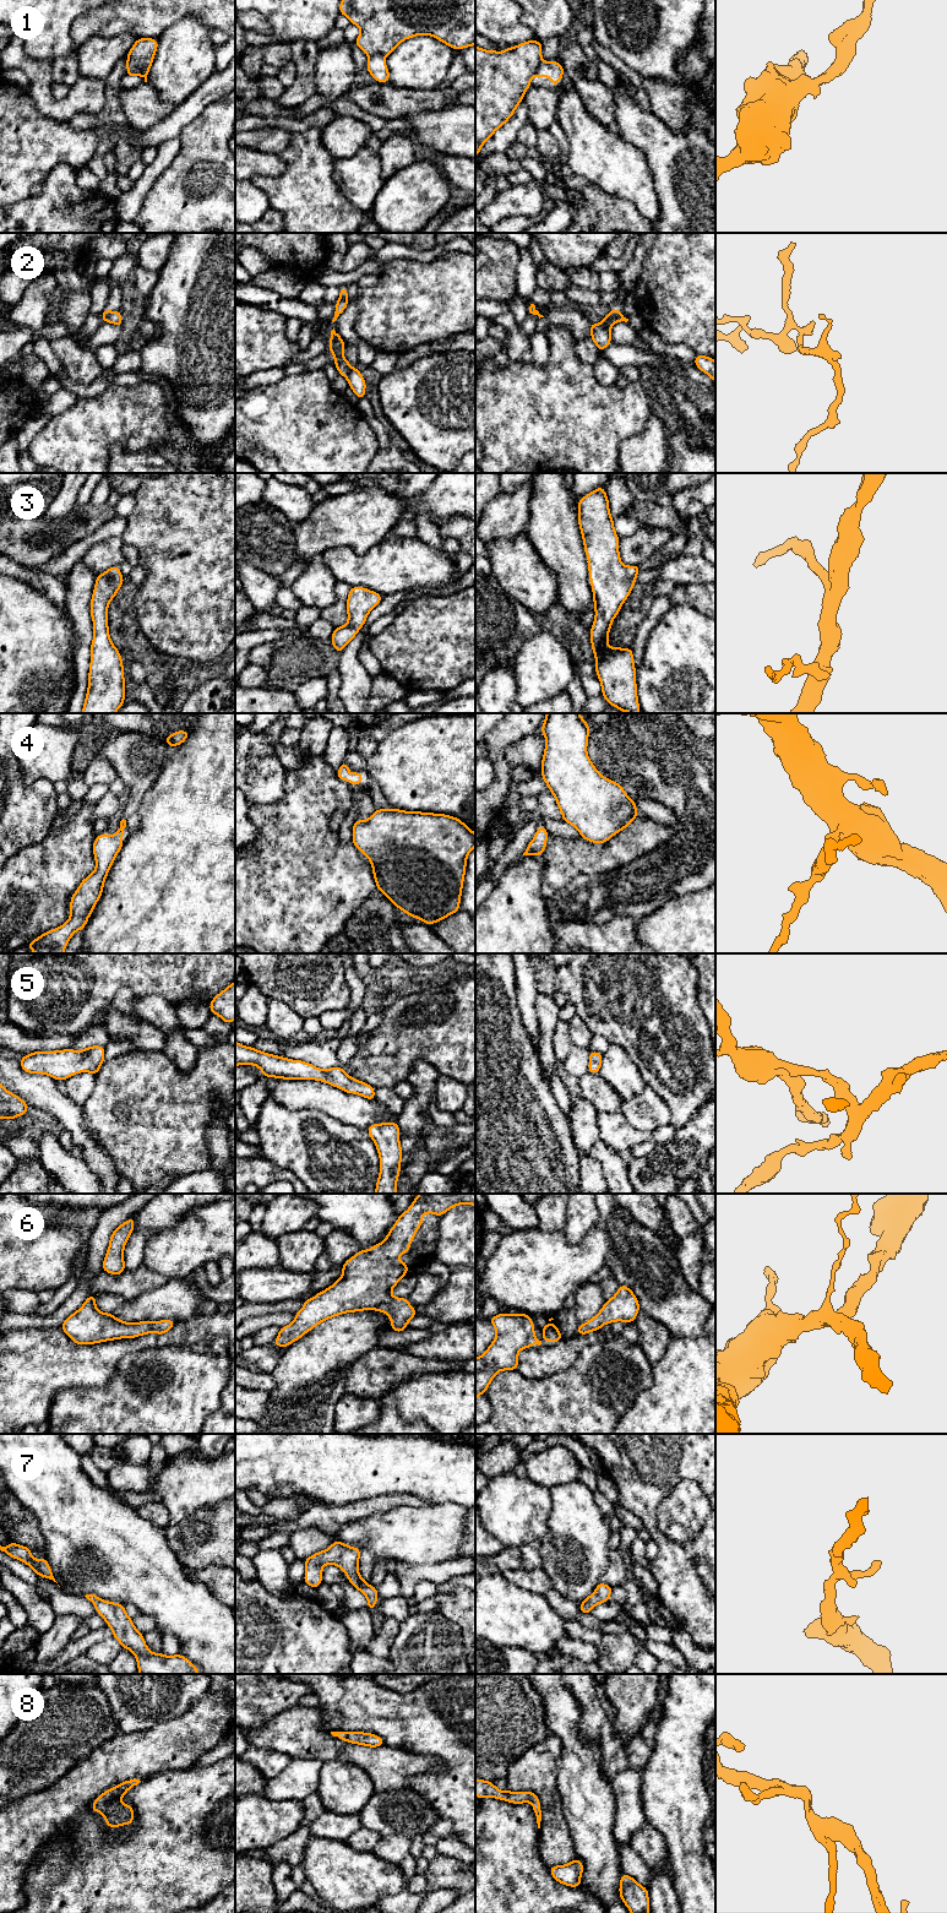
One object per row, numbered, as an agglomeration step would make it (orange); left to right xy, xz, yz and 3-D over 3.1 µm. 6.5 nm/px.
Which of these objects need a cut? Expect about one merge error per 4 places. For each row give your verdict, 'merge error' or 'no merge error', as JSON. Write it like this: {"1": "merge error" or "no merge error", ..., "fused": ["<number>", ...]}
{"1": "merge error", "2": "merge error", "3": "no merge error", "4": "no merge error", "5": "no merge error", "6": "no merge error", "7": "no merge error", "8": "no merge error", "fused": ["1", "2"]}

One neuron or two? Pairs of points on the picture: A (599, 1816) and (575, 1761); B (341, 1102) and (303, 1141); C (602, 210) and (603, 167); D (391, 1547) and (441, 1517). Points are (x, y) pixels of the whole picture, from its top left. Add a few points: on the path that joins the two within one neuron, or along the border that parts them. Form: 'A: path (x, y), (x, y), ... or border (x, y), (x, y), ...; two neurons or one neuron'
A: path (587, 1803), (587, 1794), (580, 1775); one neuron
B: border (299, 1108), (316, 1108), (342, 1123), (354, 1126); two neurons
C: border (591, 183), (613, 196), (629, 201); two neurons
D: path (403, 1534), (424, 1534), (429, 1530); one neuron

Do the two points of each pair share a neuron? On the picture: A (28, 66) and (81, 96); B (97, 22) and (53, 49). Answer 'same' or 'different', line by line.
A: same
B: different

